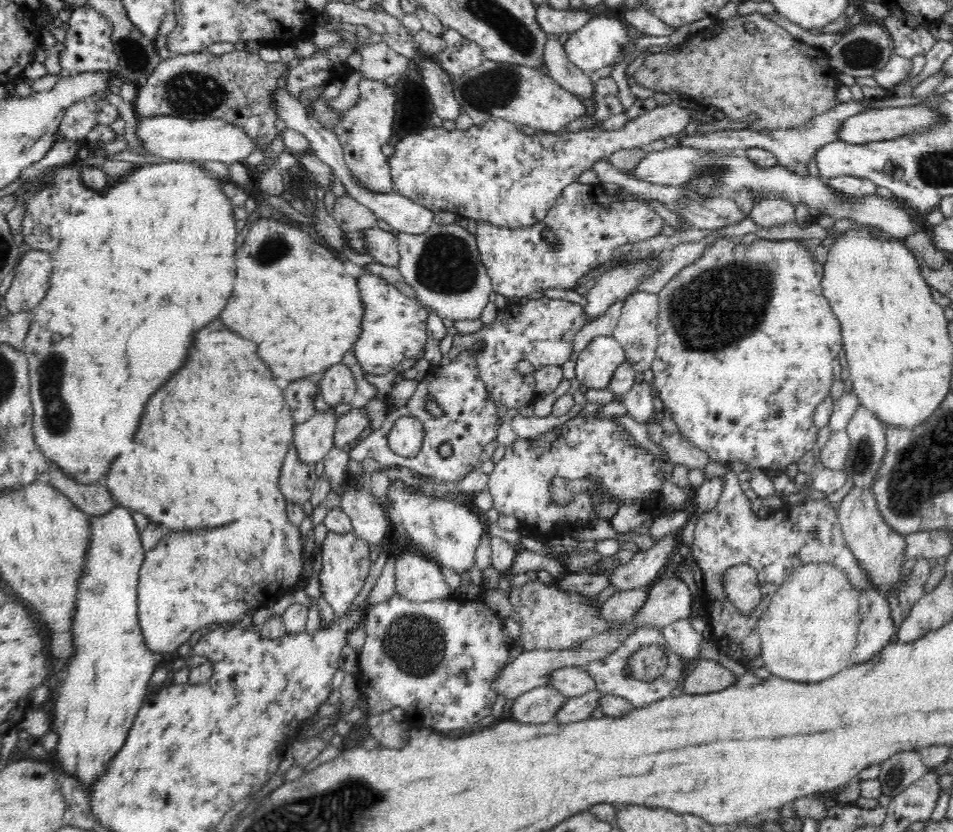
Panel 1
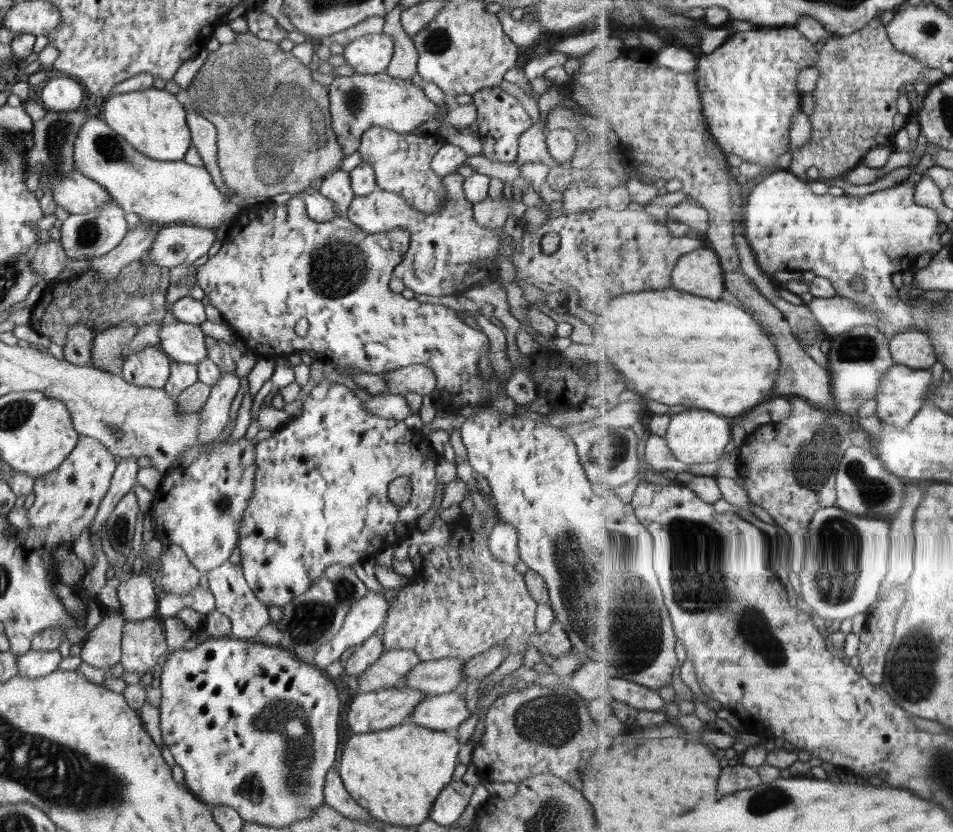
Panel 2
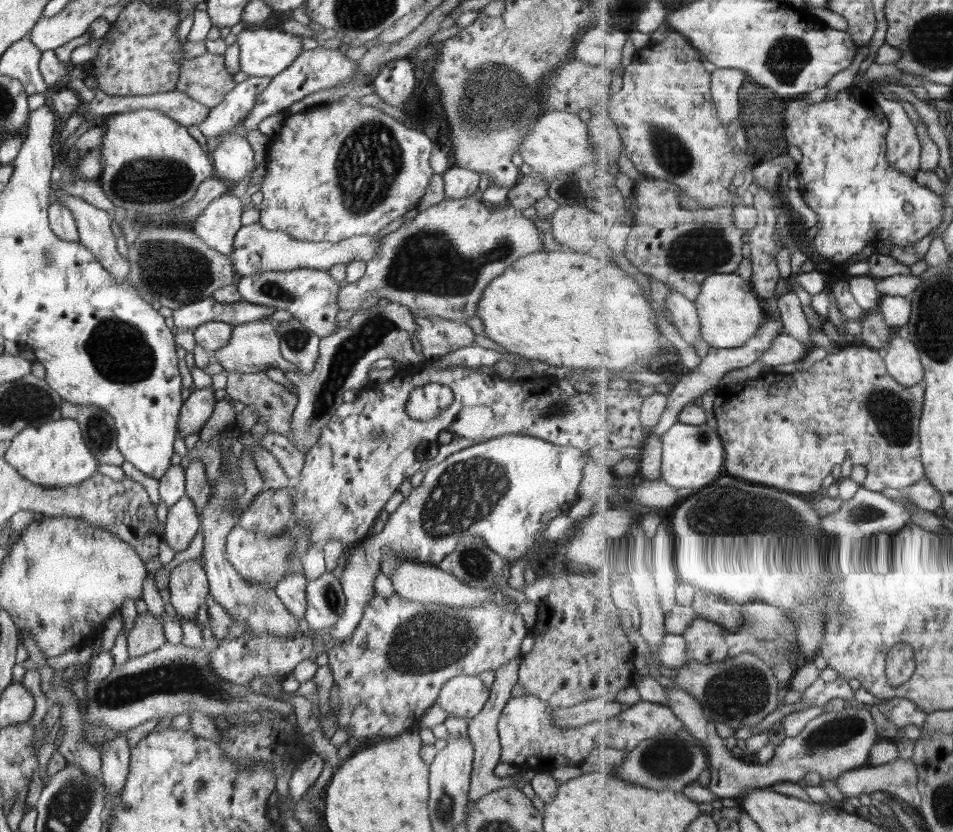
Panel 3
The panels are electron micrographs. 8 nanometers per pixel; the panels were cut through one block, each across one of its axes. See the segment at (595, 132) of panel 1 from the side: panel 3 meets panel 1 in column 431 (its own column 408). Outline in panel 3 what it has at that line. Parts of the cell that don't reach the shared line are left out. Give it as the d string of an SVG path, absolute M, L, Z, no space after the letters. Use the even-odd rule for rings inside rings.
M345 95L340 100L327 103L318 108L312 108L303 113L295 113L285 116L280 131L271 138L267 154L266 176L261 184L260 190L263 201L260 207L260 221L264 229L270 231L282 231L288 236L302 242L337 243L356 235L376 235L380 230L388 226L390 222L400 218L404 213L417 208L419 200L424 196L430 179L434 174L430 167L430 156L435 143L425 134L416 129L407 128L400 120L393 121L386 113L382 113L374 106L364 106L357 99Z

